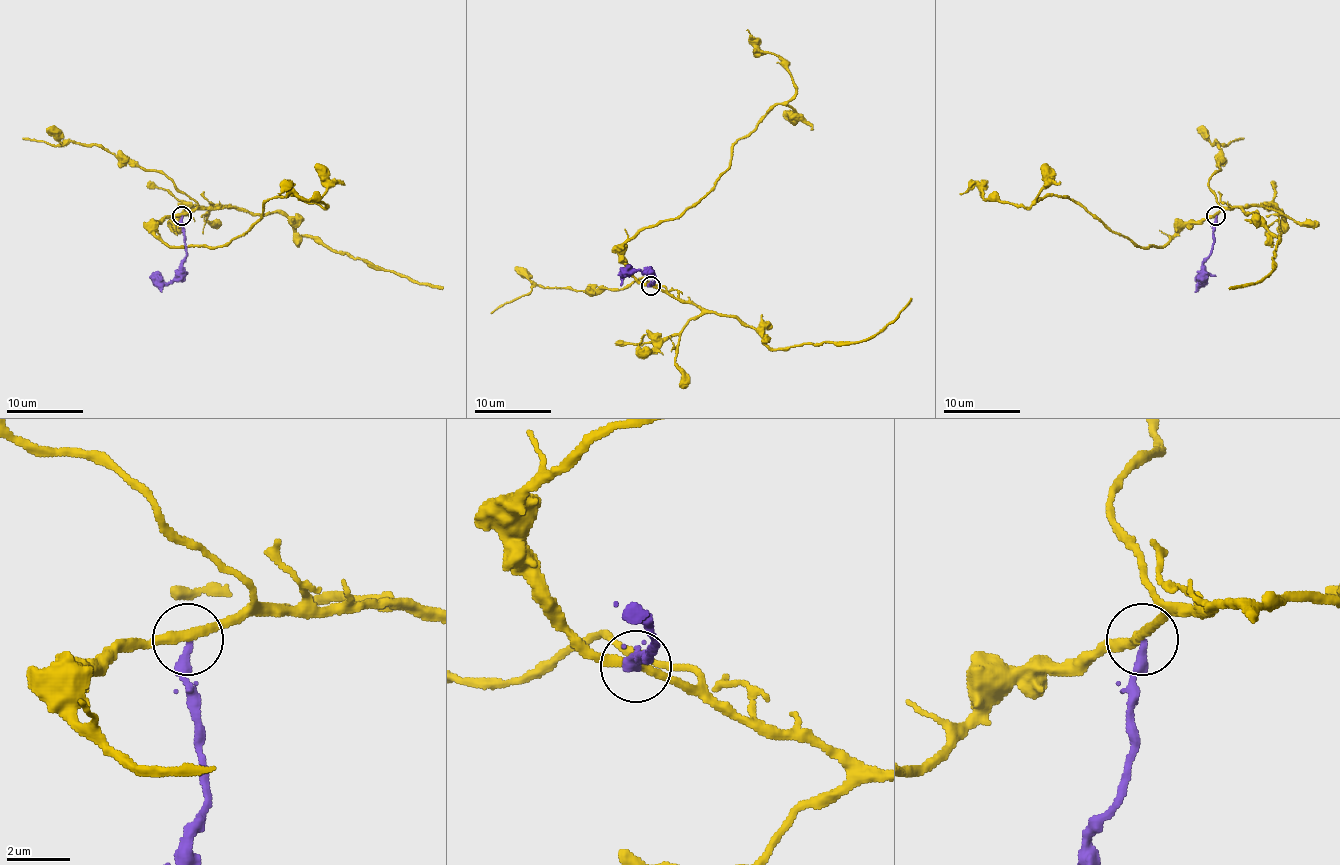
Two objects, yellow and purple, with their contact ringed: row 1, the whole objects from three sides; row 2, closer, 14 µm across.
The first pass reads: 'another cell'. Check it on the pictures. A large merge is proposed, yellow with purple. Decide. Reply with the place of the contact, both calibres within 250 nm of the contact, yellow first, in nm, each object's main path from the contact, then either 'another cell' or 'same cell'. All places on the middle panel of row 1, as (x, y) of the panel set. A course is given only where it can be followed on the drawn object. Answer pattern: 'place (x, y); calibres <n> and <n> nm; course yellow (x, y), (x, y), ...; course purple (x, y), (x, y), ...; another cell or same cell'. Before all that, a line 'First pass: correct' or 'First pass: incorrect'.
First pass: correct
place (650, 285); calibres 280 and 280 nm; course yellow (651, 285), (635, 277), (624, 245), (695, 204), (729, 166), (735, 143), (795, 93), (793, 76), (747, 29); course purple (651, 285), (654, 281), (649, 273), (637, 271), (624, 277), (620, 285); another cell

